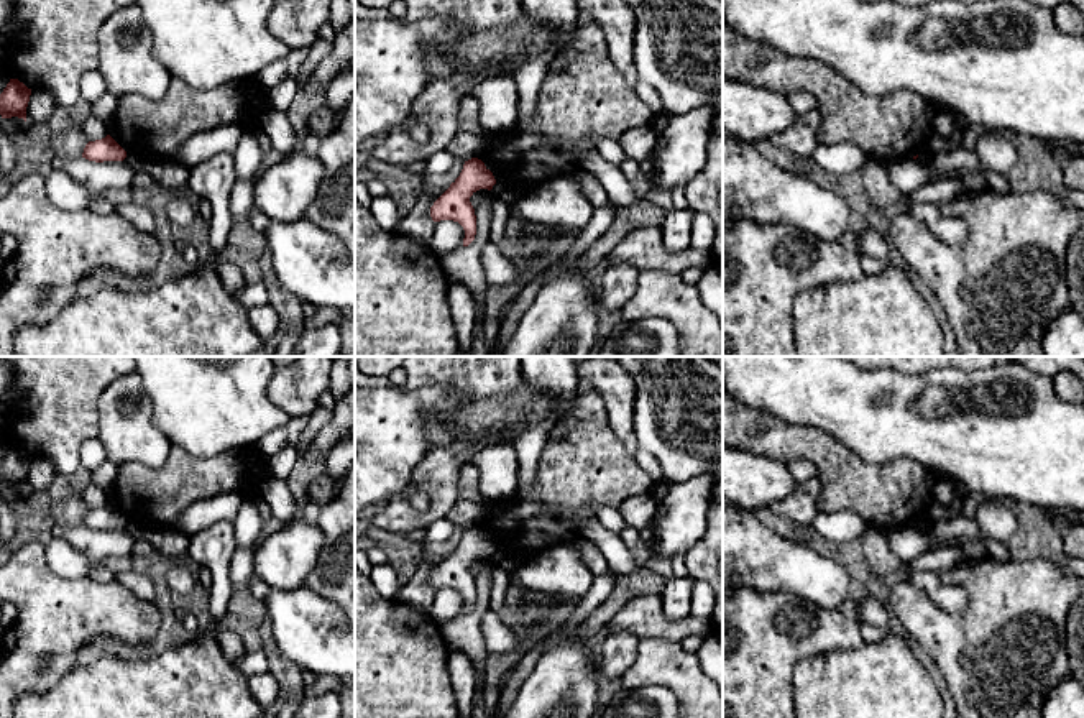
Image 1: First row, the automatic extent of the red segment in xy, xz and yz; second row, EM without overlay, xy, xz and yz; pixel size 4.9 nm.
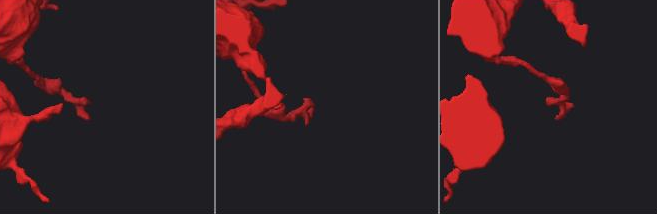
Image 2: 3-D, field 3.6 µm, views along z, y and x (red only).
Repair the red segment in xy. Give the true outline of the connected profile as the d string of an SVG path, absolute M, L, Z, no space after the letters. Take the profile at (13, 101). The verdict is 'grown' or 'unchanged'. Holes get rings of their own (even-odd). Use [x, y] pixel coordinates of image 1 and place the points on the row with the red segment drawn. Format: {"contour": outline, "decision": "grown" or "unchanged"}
{"contour": "M10 79L0 94L0 115L2 118L18 117L26 122L26 107L30 102L31 89L18 79Z", "decision": "unchanged"}

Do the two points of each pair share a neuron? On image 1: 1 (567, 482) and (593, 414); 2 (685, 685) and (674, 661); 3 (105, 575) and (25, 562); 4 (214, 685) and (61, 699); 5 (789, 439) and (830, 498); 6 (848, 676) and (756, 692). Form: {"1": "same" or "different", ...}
{"1": "same", "2": "same", "3": "different", "4": "same", "5": "same", "6": "different"}

